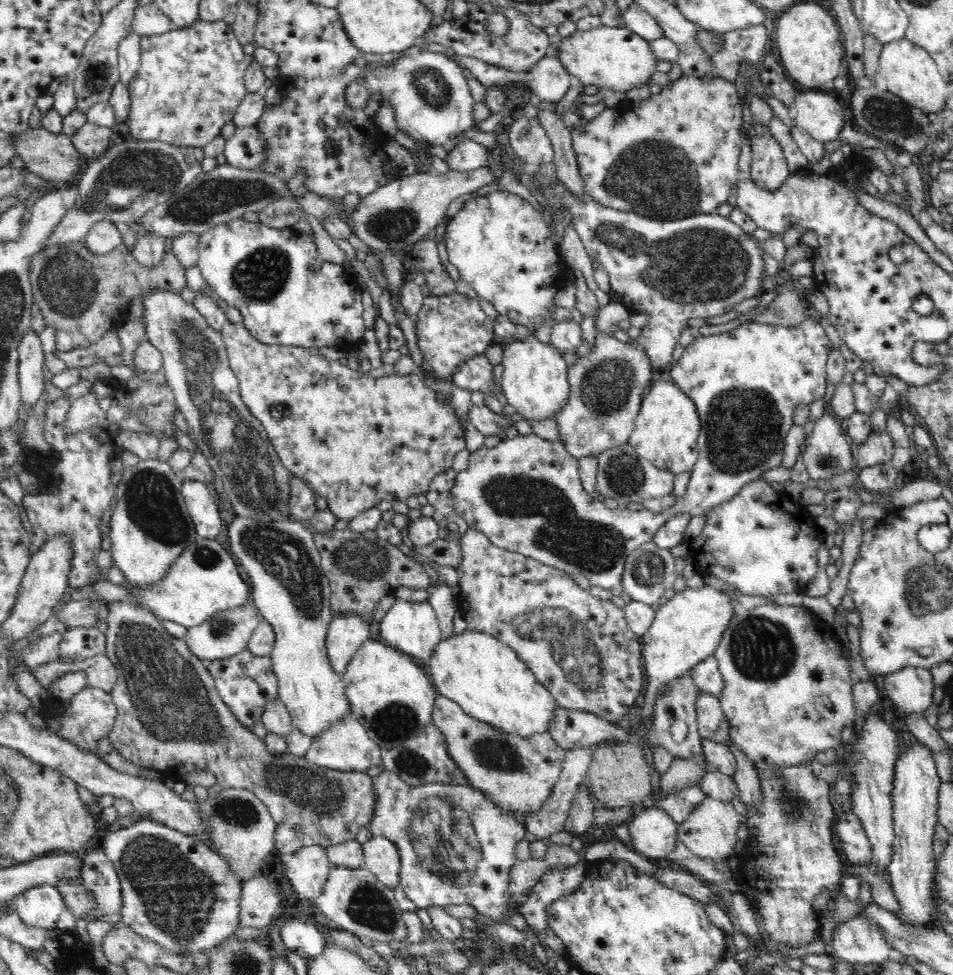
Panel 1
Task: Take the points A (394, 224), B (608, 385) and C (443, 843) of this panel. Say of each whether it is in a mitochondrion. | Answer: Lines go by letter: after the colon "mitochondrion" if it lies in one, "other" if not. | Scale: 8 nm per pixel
A: mitochondrion
B: mitochondrion
C: mitochondrion

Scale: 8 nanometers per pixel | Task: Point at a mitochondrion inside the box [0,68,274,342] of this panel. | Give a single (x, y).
(131, 172)

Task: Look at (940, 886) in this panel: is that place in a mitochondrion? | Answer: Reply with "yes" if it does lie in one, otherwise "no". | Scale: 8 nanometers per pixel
no

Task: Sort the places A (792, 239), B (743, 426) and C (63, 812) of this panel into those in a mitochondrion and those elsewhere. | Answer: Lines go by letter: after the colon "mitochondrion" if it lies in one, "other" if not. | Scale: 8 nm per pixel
A: other
B: mitochondrion
C: other

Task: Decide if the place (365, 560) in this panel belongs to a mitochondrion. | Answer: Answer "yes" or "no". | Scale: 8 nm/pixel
yes

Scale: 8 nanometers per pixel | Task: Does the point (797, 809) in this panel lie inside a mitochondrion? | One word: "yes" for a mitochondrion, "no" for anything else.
yes

